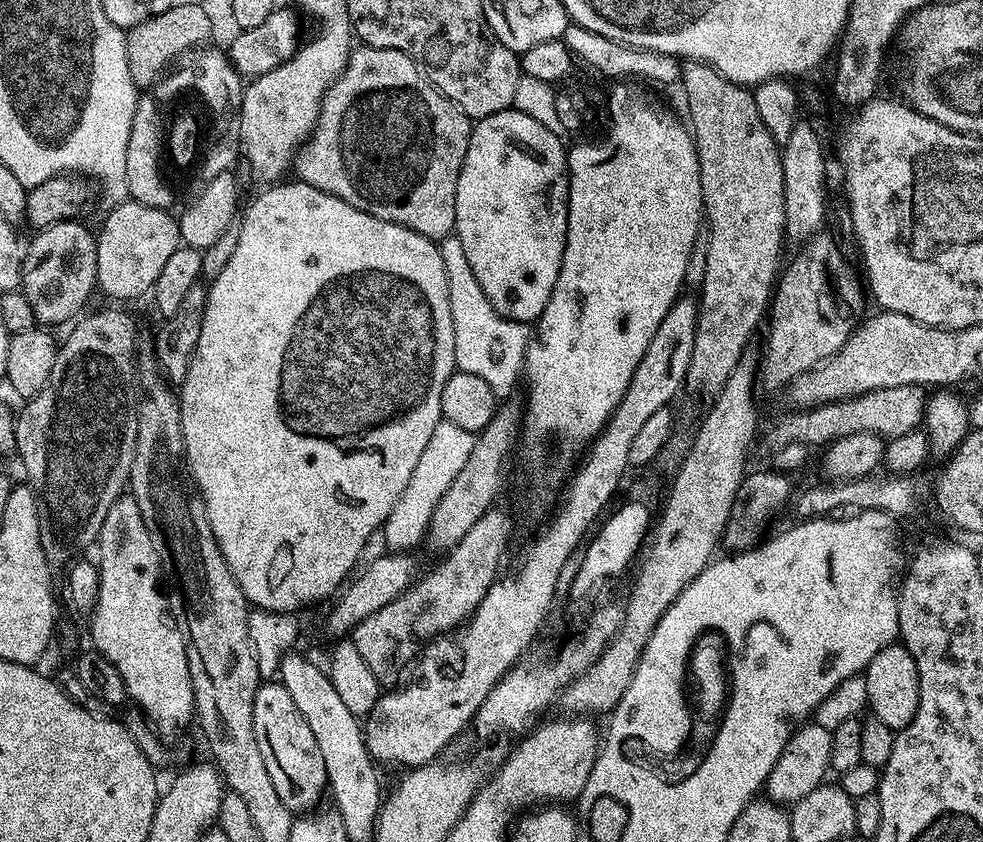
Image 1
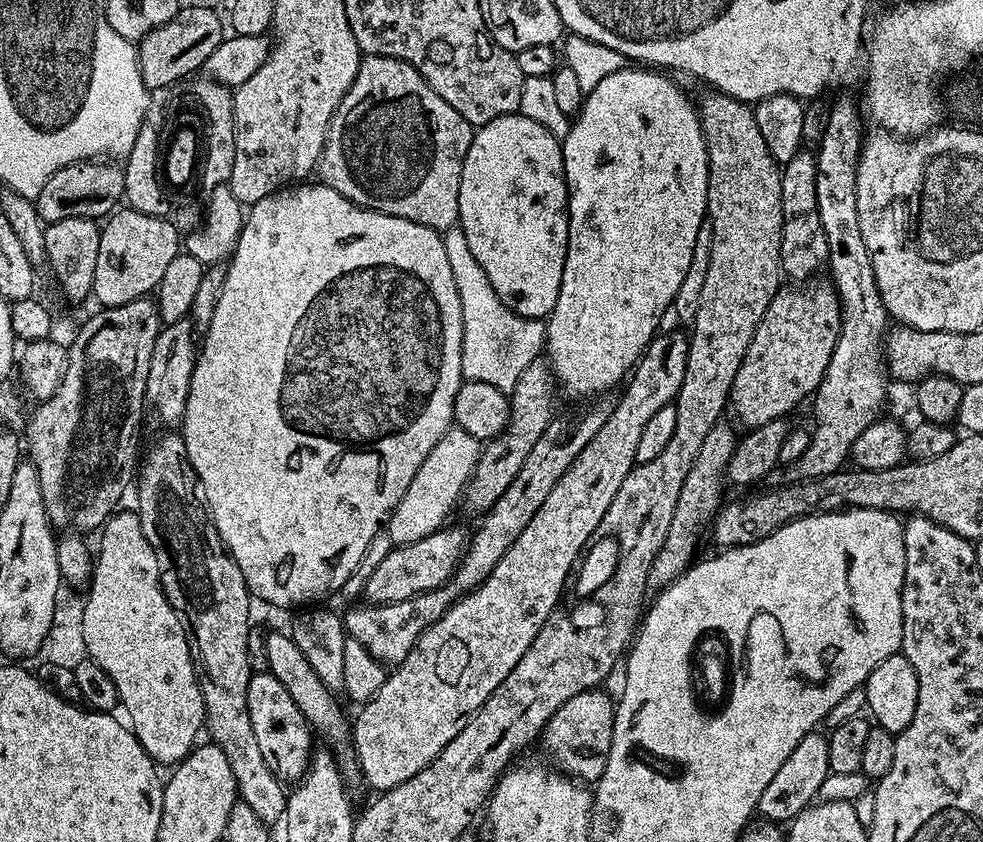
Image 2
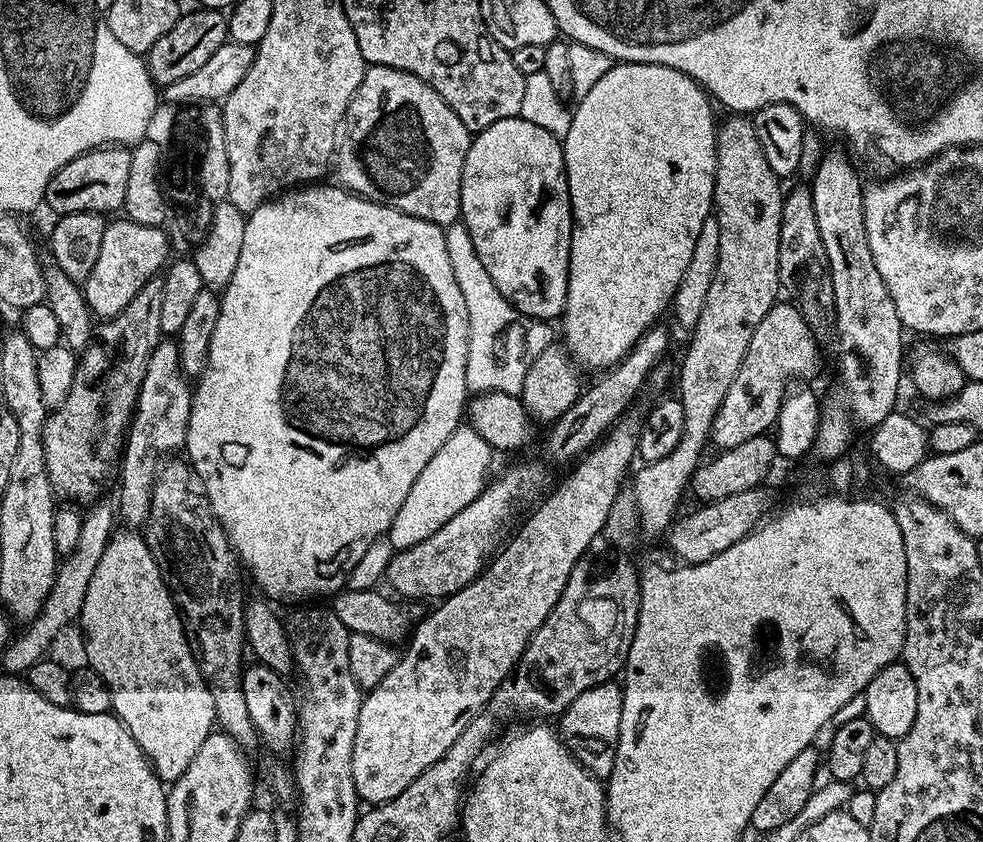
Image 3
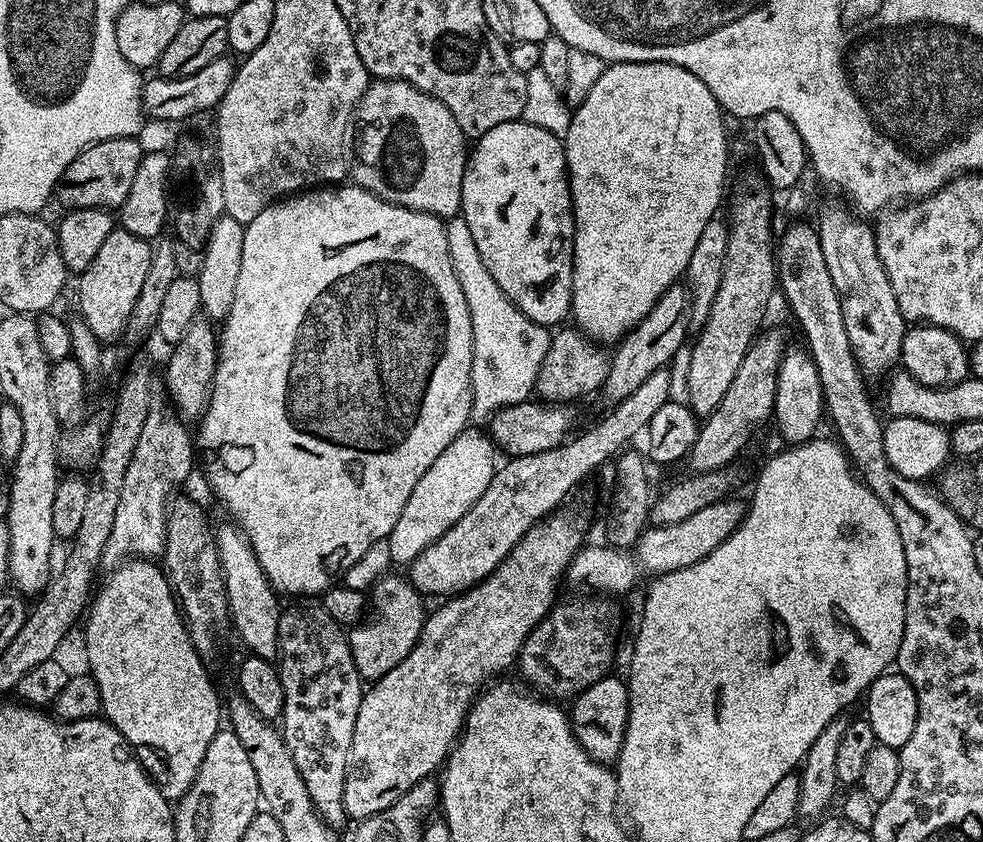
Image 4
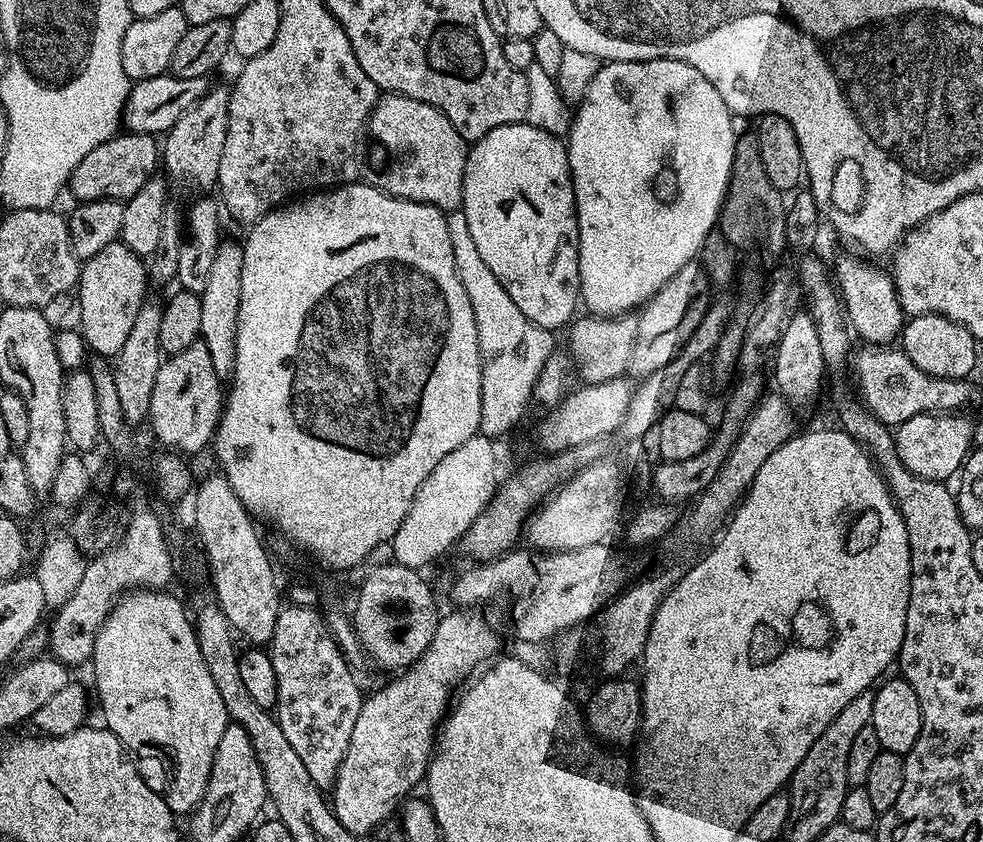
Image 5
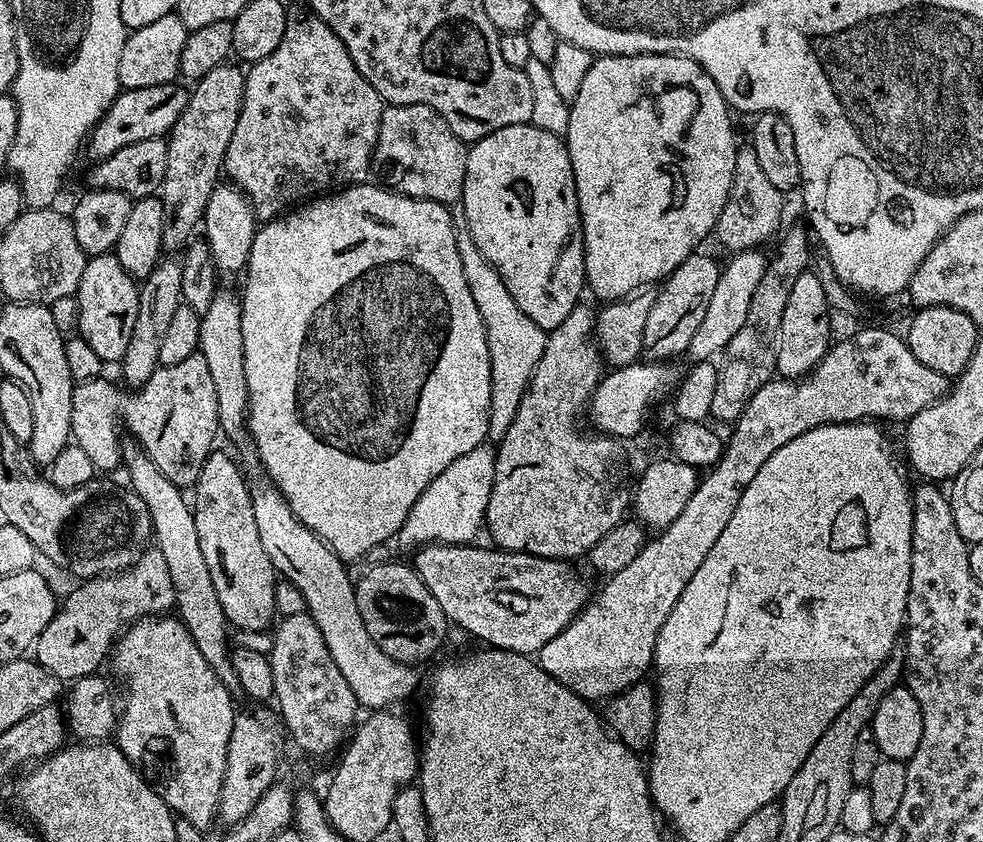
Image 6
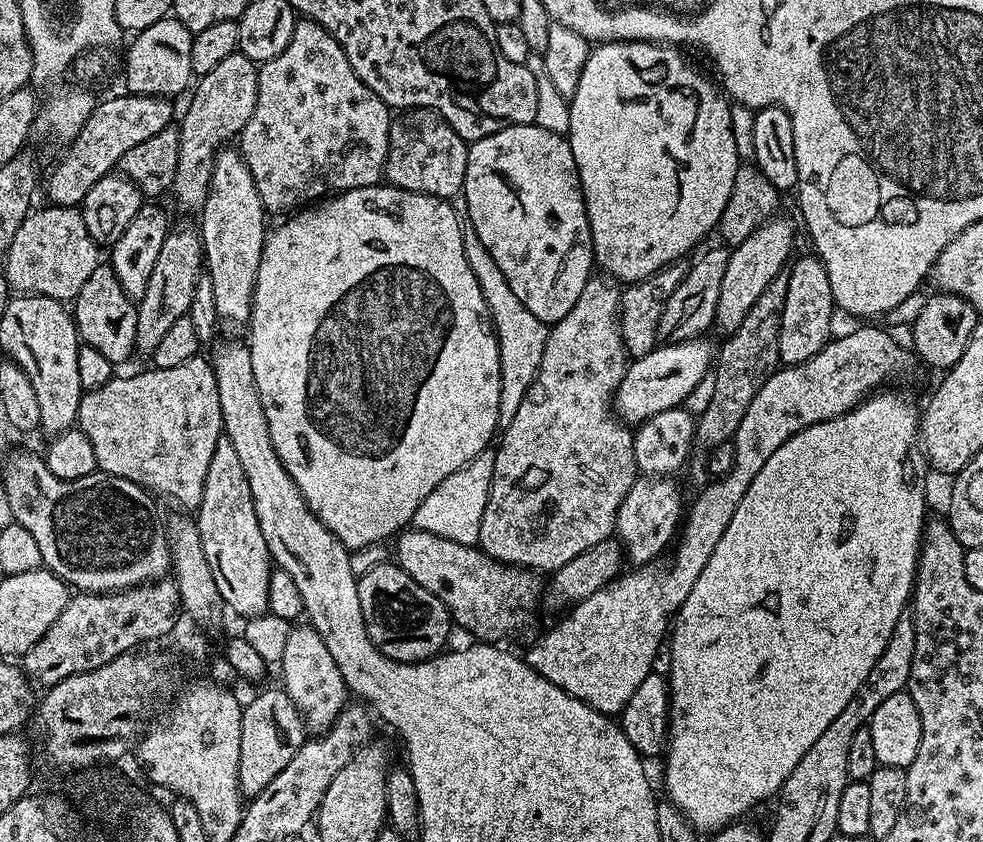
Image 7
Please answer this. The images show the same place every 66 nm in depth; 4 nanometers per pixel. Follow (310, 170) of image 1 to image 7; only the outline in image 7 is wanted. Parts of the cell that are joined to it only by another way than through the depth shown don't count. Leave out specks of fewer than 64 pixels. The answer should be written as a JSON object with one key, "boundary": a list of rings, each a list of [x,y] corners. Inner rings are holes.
{"boundary":[[[414,108],[397,115],[388,135],[383,179],[391,187],[421,192],[451,201],[464,190],[469,145],[431,108]]]}

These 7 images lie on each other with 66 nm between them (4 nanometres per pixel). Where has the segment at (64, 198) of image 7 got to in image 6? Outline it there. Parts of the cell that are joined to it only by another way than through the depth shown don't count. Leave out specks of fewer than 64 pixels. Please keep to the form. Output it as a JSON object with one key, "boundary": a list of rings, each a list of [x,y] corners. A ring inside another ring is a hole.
{"boundary":[[[173,82],[121,91],[116,101],[106,110],[106,114],[96,123],[86,141],[86,152],[88,148],[91,159],[104,160],[110,154],[122,150],[122,146],[134,146],[134,142],[167,137],[174,122],[178,122],[182,110],[186,110],[189,89],[183,86],[185,87],[183,83]]]}

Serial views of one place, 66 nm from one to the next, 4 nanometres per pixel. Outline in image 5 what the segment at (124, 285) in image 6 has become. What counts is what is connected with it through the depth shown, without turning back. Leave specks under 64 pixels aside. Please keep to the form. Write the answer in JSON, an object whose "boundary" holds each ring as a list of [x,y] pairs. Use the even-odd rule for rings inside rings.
{"boundary":[[[123,242],[98,250],[89,260],[83,261],[78,281],[80,292],[80,324],[78,331],[85,345],[95,355],[114,358],[122,350],[138,310],[146,303],[144,291],[150,288],[145,261],[134,254]]]}

